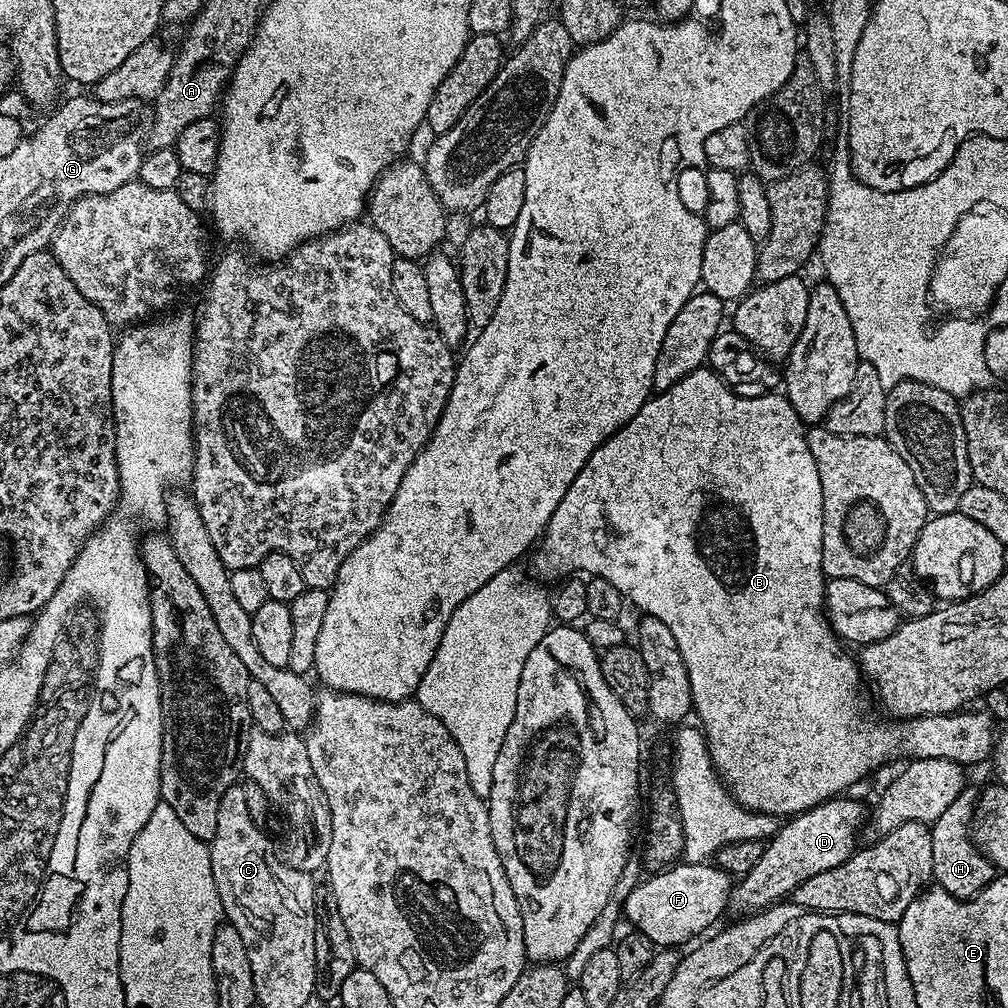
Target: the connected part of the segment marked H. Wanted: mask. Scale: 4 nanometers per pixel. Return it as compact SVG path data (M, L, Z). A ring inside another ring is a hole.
M965 785L965 788L950 807L936 819L931 827L931 842L933 843L932 877L935 885L946 890L952 897L959 900L971 900L982 889L994 880L998 874L994 864L984 856L972 838L972 824L975 820L976 806L980 801L980 788Z

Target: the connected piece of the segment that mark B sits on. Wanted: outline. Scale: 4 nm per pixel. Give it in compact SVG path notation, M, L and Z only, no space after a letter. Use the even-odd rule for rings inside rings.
M705 366L694 370L690 374L686 374L686 378L682 378L678 382L674 382L674 386L670 386L665 392L656 392L648 397L648 401L642 406L642 410L638 410L638 414L634 414L634 418L630 418L630 422L626 422L621 428L610 438L606 438L606 442L602 442L602 446L598 446L598 450L594 450L594 454L590 454L590 458L586 462L586 466L582 466L582 470L578 470L578 478L574 478L574 482L570 482L570 490L566 490L566 495L562 497L562 502L558 502L558 510L554 510L554 514L550 518L547 528L544 529L542 537L542 545L544 549L536 556L536 568L544 576L560 575L560 578L567 577L569 574L587 574L588 576L601 576L606 578L606 582L611 582L616 589L624 595L625 601L629 605L637 604L639 610L646 616L657 616L662 622L666 622L666 626L670 626L670 634L674 634L674 639L678 641L678 650L682 650L682 662L686 662L686 674L690 674L690 694L692 695L692 706L694 716L697 716L699 727L704 734L704 741L708 744L708 753L712 759L712 765L716 768L716 775L720 781L724 783L728 793L735 798L744 808L749 808L752 812L766 813L768 816L777 818L791 818L810 810L814 806L818 806L823 800L830 800L839 797L847 788L858 783L863 776L874 771L875 768L883 766L887 760L892 760L901 752L904 758L950 758L965 766L971 764L980 764L983 760L987 761L991 757L992 749L996 746L996 737L998 735L997 725L994 723L994 717L986 710L980 712L968 712L972 710L961 710L955 714L946 716L914 716L904 718L897 722L892 718L883 718L884 720L875 720L874 717L868 716L868 700L864 697L864 688L860 685L862 681L862 673L855 655L852 656L847 652L849 649L845 647L839 636L832 630L832 625L828 623L826 609L824 607L824 590L826 587L826 577L822 570L822 482L818 482L818 466L814 466L814 454L810 454L810 446L806 435L806 425L801 420L800 415L794 410L794 406L790 406L788 397L783 394L769 394L759 396L758 398L746 398L739 396L733 392L718 373L712 371L711 368Z

